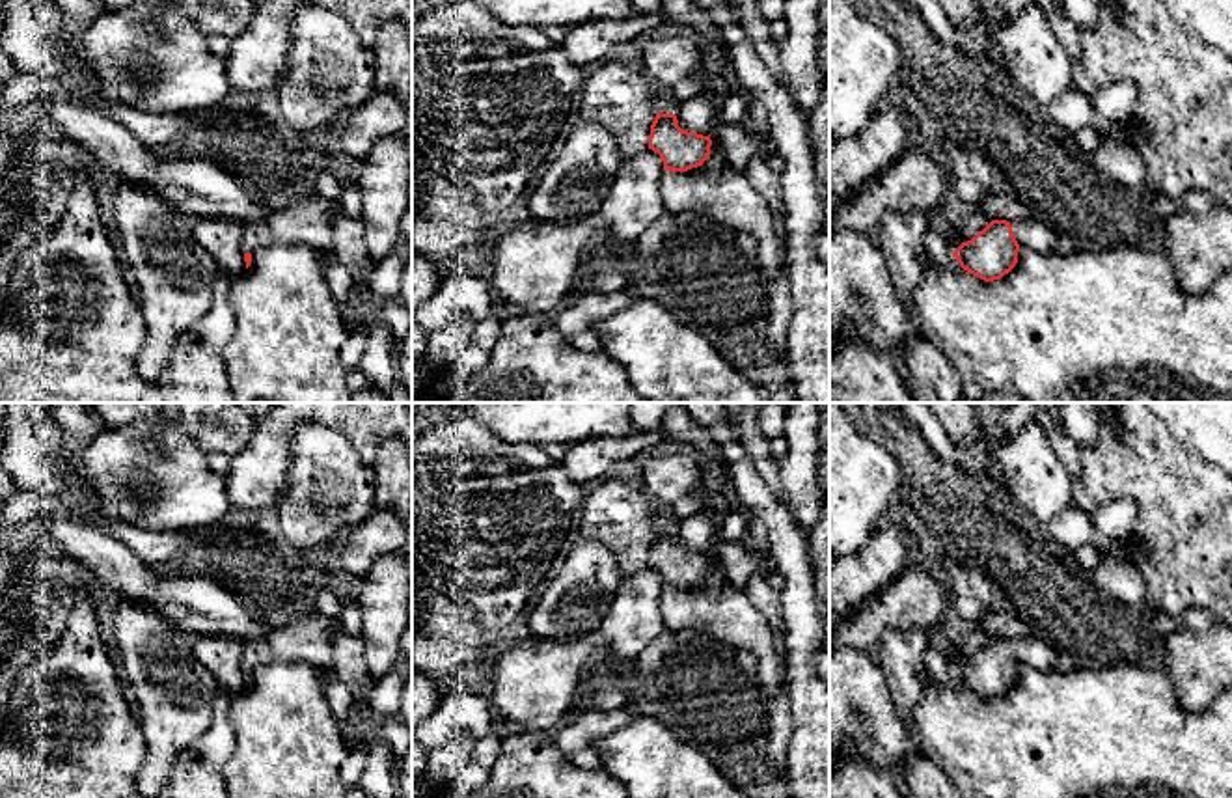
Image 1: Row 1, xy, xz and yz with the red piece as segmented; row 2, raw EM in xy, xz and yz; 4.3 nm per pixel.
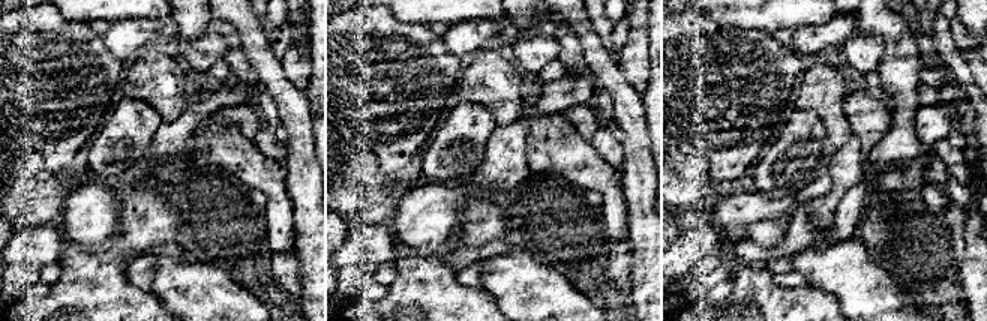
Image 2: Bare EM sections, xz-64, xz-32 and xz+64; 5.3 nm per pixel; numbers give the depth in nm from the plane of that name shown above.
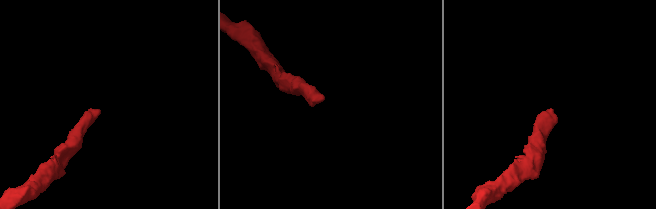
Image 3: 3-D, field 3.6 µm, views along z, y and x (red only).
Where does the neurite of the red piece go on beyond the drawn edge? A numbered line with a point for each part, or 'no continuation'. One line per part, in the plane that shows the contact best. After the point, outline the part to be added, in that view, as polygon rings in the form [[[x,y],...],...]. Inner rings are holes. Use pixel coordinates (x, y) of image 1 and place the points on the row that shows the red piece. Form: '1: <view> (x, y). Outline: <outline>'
1: xz (727, 196). Outline: [[[727,162],[712,172],[701,166],[688,172],[664,170],[660,194],[667,213],[701,211],[732,231],[751,233],[766,285],[785,270],[785,244],[773,229],[775,213],[746,173],[731,170]]]

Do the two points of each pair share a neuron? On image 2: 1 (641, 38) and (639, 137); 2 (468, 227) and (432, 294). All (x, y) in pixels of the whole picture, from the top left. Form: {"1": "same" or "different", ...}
{"1": "different", "2": "same"}

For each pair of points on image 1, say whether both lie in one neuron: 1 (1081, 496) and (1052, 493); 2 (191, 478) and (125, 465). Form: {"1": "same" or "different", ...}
{"1": "different", "2": "same"}

